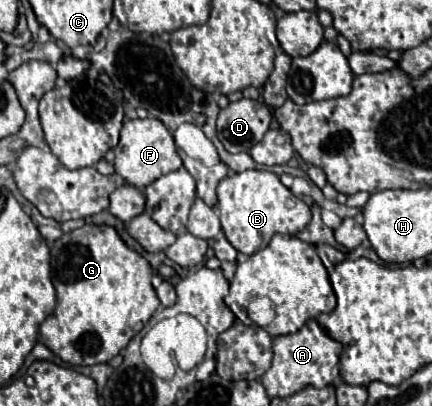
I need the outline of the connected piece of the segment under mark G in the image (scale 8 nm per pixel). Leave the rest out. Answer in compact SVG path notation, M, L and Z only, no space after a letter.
M84 225L62 235L50 249L52 283L56 289L56 309L40 325L42 343L70 365L98 365L116 357L130 339L148 323L160 301L152 287L152 267L148 261L126 247L118 233L108 225Z

